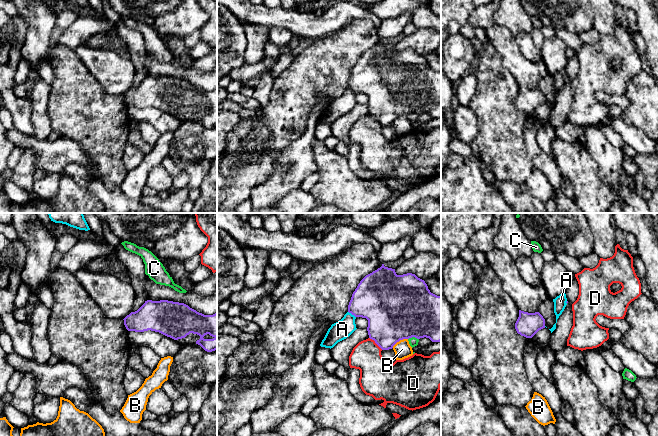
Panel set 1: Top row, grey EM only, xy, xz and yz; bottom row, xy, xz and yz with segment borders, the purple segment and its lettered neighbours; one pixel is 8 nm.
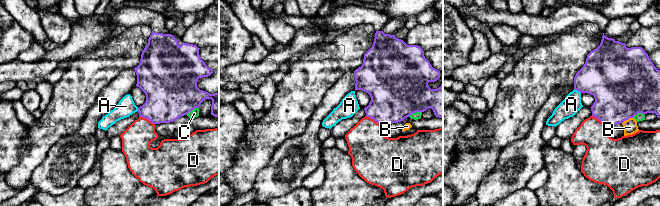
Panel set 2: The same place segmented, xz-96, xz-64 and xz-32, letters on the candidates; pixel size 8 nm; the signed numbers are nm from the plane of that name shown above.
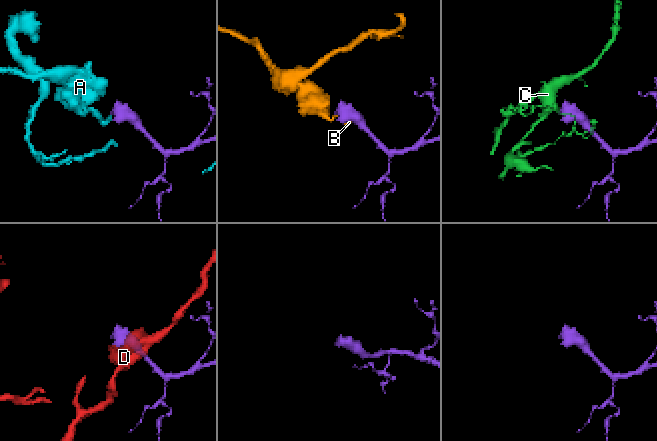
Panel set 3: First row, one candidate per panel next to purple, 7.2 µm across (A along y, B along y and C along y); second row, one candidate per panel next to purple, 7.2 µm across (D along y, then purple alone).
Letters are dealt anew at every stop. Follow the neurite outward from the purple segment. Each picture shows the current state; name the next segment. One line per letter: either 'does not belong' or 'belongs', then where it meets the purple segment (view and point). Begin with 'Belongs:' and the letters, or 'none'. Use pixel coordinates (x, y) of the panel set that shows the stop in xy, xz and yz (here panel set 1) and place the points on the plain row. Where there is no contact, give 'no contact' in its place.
Belongs: none
A: does not belong; meets purple in xz at (352, 90)
B: does not belong; meets purple in xz at (399, 116)
C: does not belong; meets purple in xz at (413, 112)
D: does not belong; meets purple in xz at (376, 119)

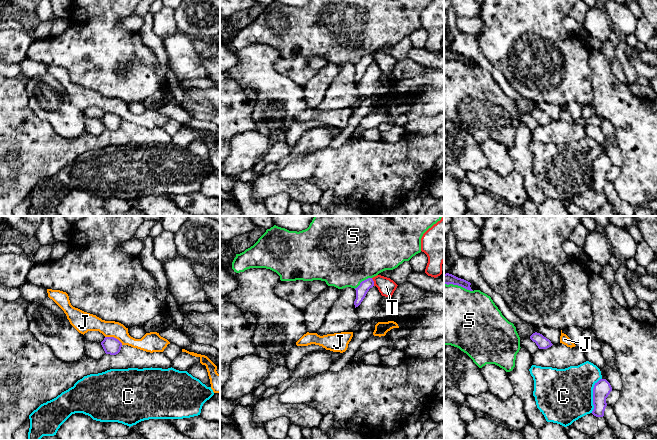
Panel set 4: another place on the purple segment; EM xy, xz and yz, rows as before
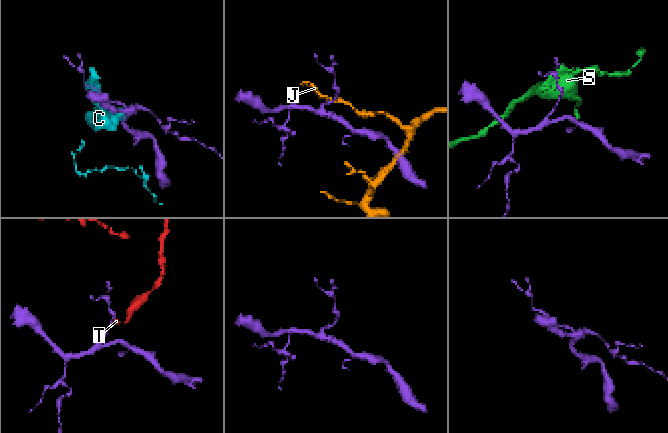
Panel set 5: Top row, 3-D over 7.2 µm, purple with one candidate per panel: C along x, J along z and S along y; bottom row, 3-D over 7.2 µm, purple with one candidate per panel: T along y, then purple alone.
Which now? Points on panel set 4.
Belongs: none
C: does not belong; meets purple in yz at (593, 171)
J: does not belong; meets purple in xy at (113, 113)
S: does not belong; meets purple in xz at (362, 57)
T: does not belong; meets purple in xz at (373, 58)

